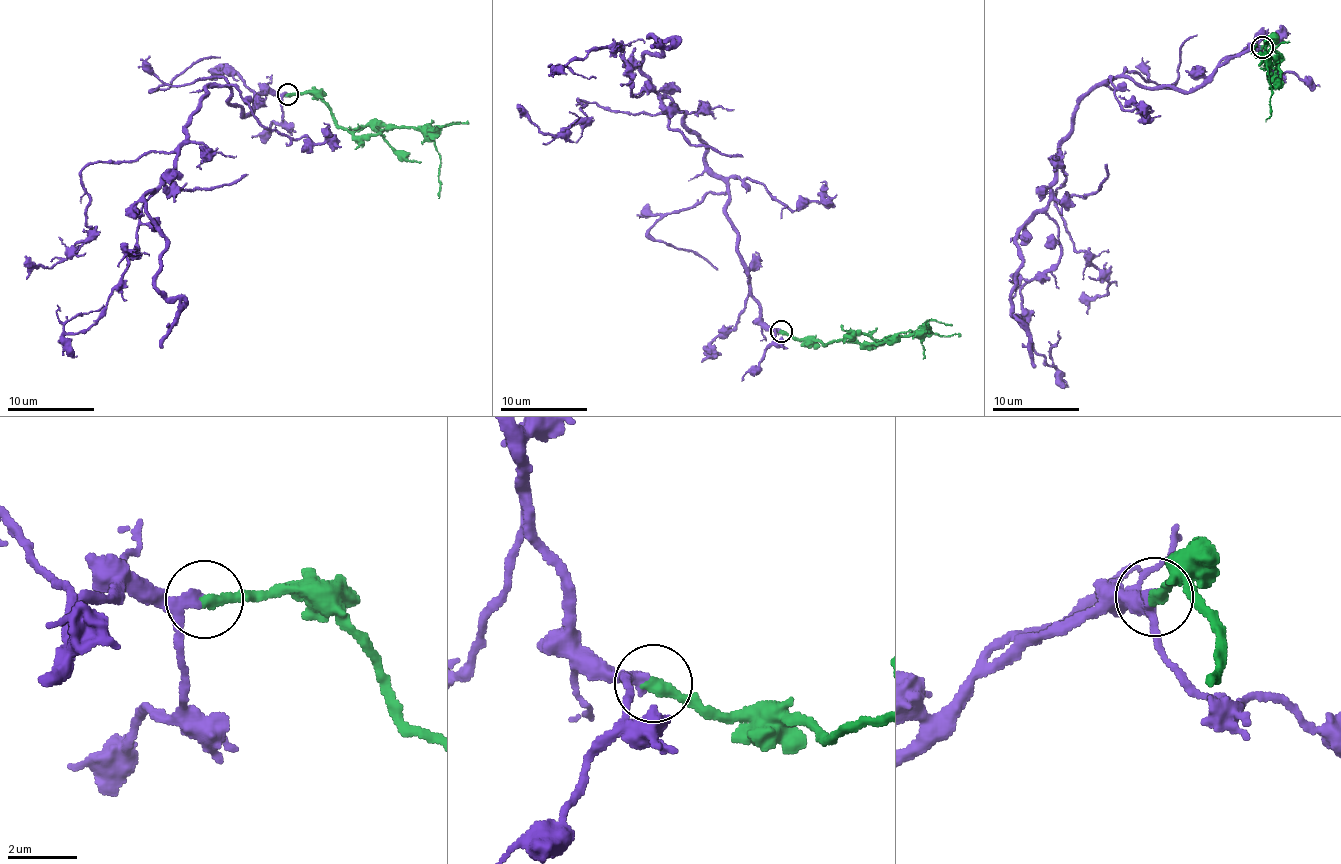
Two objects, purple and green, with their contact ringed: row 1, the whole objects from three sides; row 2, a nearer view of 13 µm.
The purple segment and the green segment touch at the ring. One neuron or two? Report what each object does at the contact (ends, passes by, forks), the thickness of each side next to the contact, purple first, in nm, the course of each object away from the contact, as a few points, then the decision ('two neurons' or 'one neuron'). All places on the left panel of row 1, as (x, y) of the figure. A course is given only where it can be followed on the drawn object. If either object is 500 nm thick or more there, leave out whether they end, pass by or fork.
purple passes by; green ends there; 280 nm thick on the purple side, 360 nm on the other; purple runs (287, 94), (255, 96), (243, 116), (227, 86), (211, 83), (104, 311), (64, 330), (103, 304); green runs (287, 94), (313, 93), (331, 118), (350, 131), (415, 127), (434, 144), (441, 161), (439, 198); one neuron

